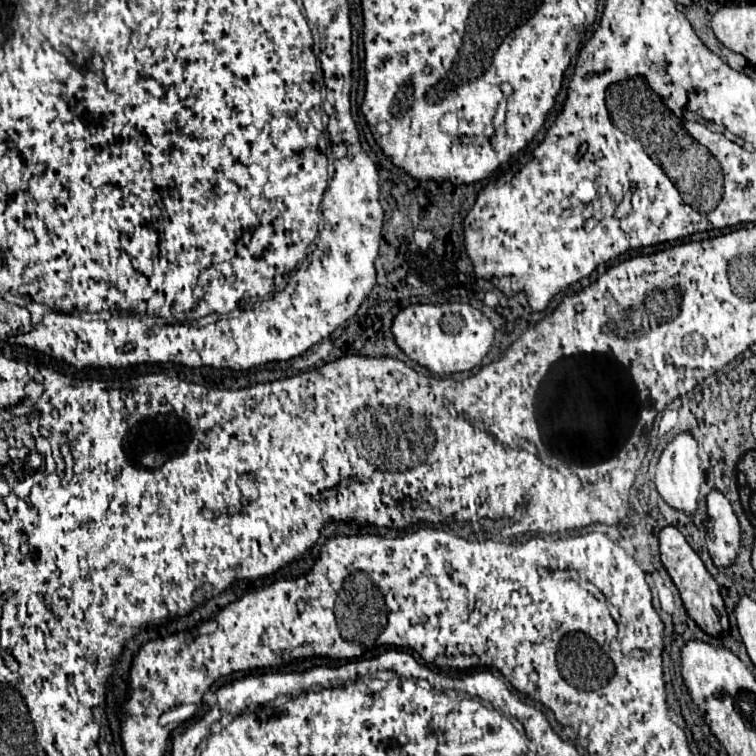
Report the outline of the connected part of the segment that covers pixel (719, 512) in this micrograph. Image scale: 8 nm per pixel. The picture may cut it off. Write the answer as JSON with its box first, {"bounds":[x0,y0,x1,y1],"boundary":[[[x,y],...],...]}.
{"bounds":[706,489,740,567],"boundary":[[[712,489],[706,497],[706,511],[710,515],[710,533],[706,539],[708,553],[718,567],[730,565],[740,549],[740,525],[738,517],[732,511],[730,501],[718,491]]]}

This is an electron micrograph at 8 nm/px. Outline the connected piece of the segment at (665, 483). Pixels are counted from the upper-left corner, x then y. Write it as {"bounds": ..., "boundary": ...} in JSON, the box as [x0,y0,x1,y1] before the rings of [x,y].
{"bounds":[656,431,702,515],"boundary":[[[684,431],[676,435],[666,449],[660,455],[660,461],[656,465],[656,489],[662,495],[662,499],[674,507],[680,509],[688,515],[696,513],[698,507],[698,493],[700,493],[700,481],[702,481],[702,471],[700,471],[700,459],[698,459],[698,443],[696,439]]]}

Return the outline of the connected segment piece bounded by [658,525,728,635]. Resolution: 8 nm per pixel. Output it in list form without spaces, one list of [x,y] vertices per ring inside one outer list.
[[[668,525],[668,527],[660,529],[658,545],[660,545],[662,565],[666,567],[670,579],[674,581],[674,585],[678,587],[682,603],[684,603],[688,615],[710,635],[724,635],[724,633],[728,633],[728,615],[726,615],[726,609],[724,609],[724,601],[720,597],[720,589],[716,585],[716,581],[712,579],[712,575],[706,571],[702,559],[686,543],[684,535],[674,525]]]

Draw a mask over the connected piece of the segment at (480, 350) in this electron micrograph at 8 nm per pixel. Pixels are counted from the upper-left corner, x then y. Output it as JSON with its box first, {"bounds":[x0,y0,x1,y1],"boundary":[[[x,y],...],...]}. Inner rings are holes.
{"bounds":[392,303,494,375],"boundary":[[[466,303],[444,305],[408,305],[400,309],[392,321],[392,335],[396,345],[418,365],[436,375],[450,375],[470,371],[480,365],[494,341],[494,327],[488,317]]]}

